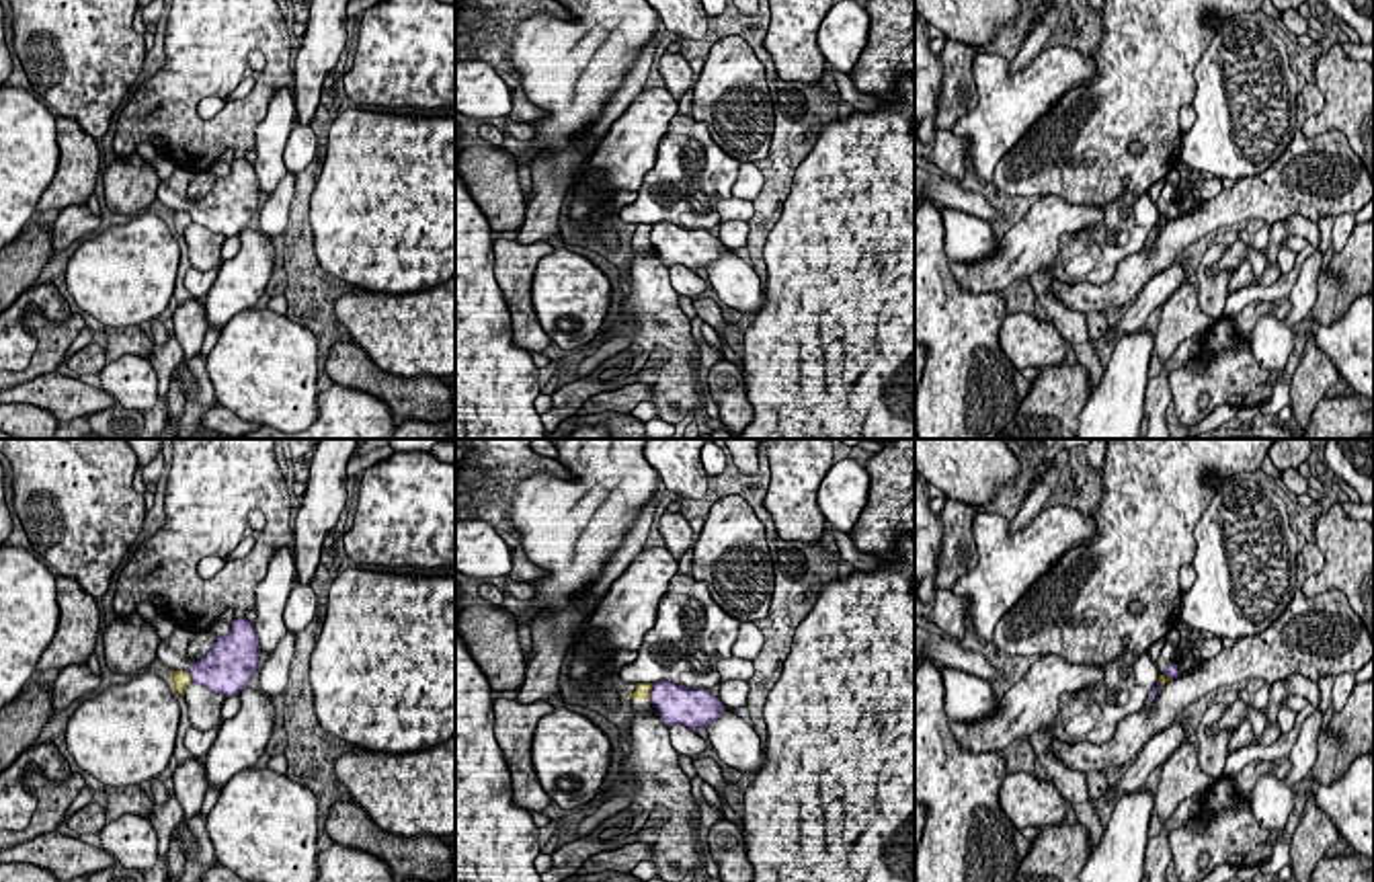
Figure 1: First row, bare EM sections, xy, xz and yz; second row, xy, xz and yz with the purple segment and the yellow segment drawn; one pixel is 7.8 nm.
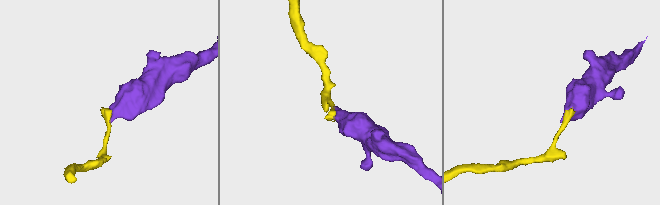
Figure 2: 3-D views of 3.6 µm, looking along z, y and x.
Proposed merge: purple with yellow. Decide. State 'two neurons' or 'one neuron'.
two neurons

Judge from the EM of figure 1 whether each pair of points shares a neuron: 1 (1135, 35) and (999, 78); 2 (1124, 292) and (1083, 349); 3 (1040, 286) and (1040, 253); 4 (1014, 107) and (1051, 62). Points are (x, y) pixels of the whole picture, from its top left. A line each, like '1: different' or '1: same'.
1: different
2: different
3: different
4: same

